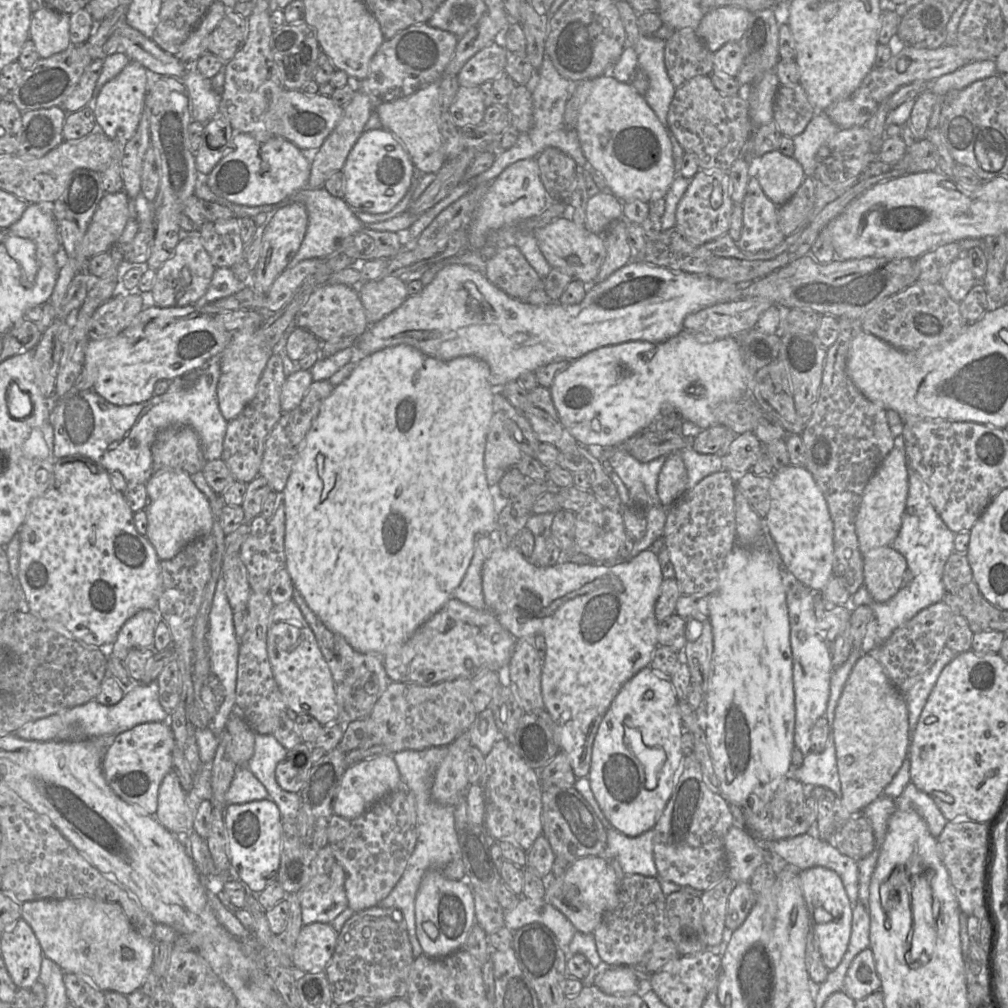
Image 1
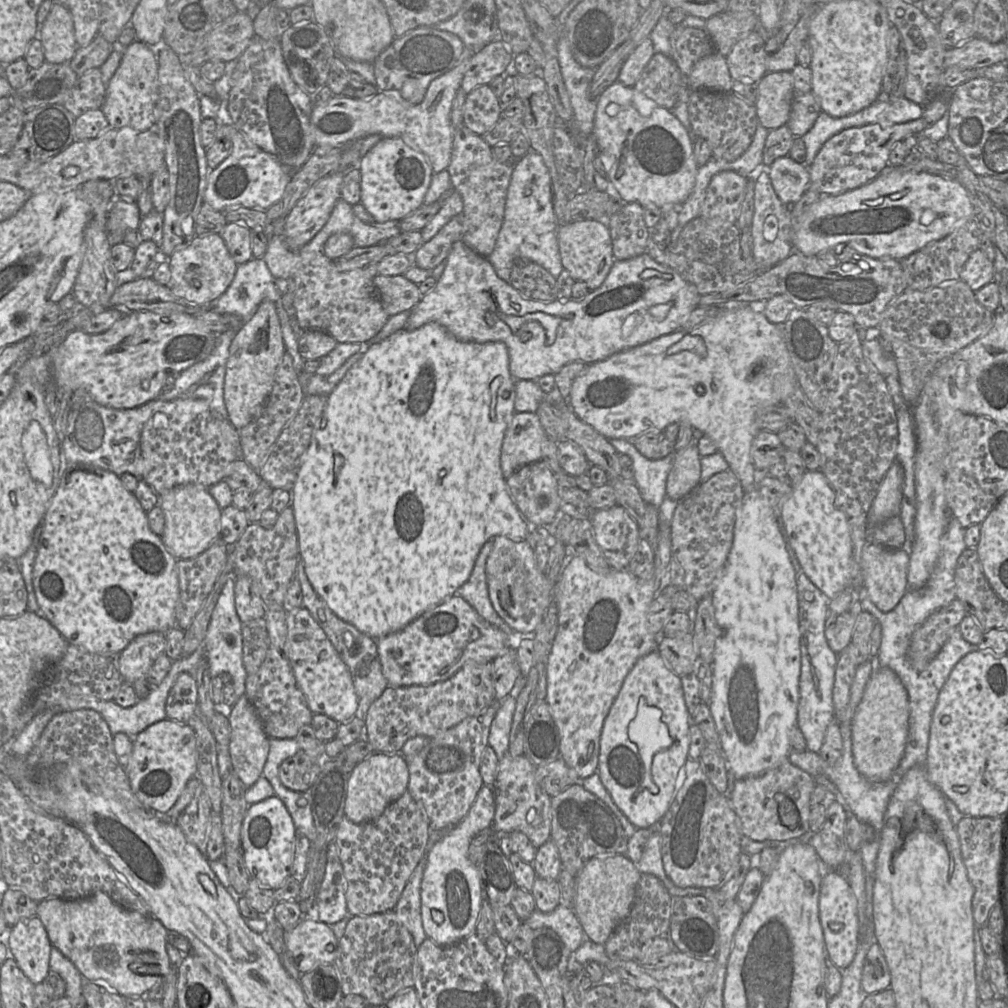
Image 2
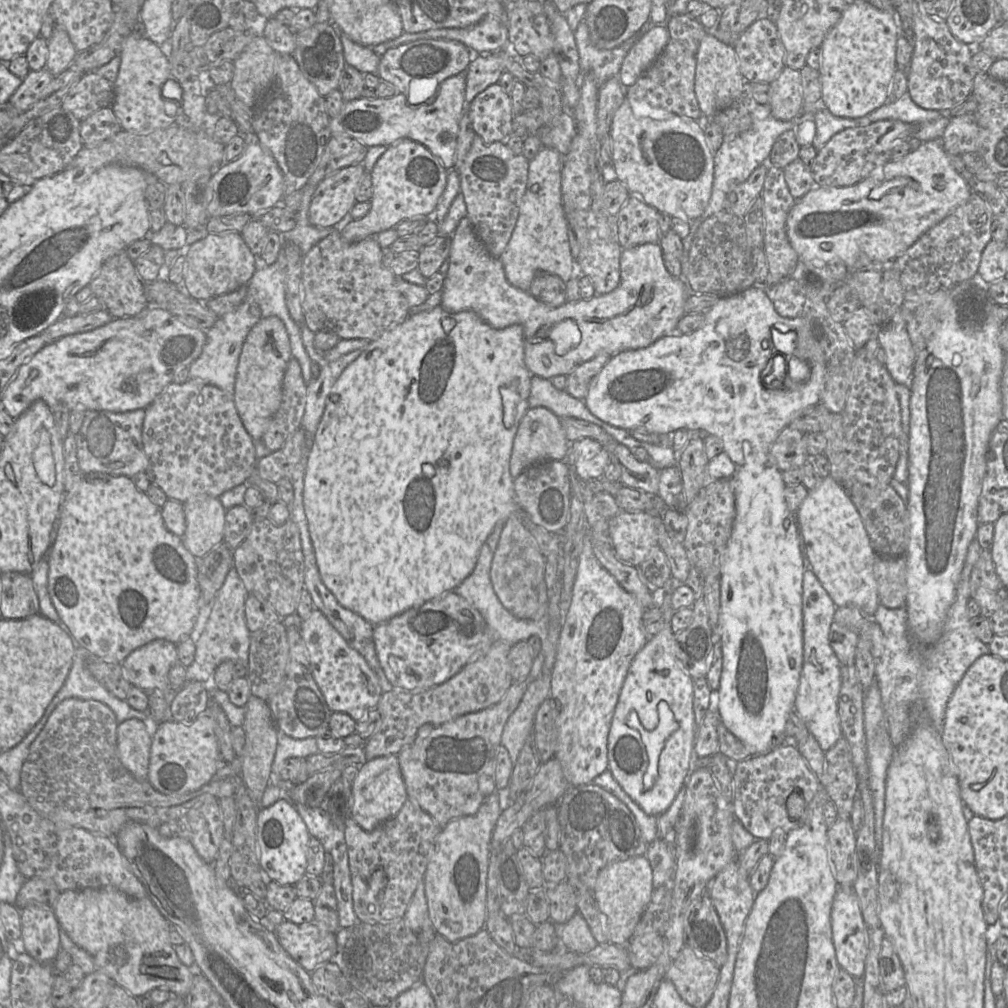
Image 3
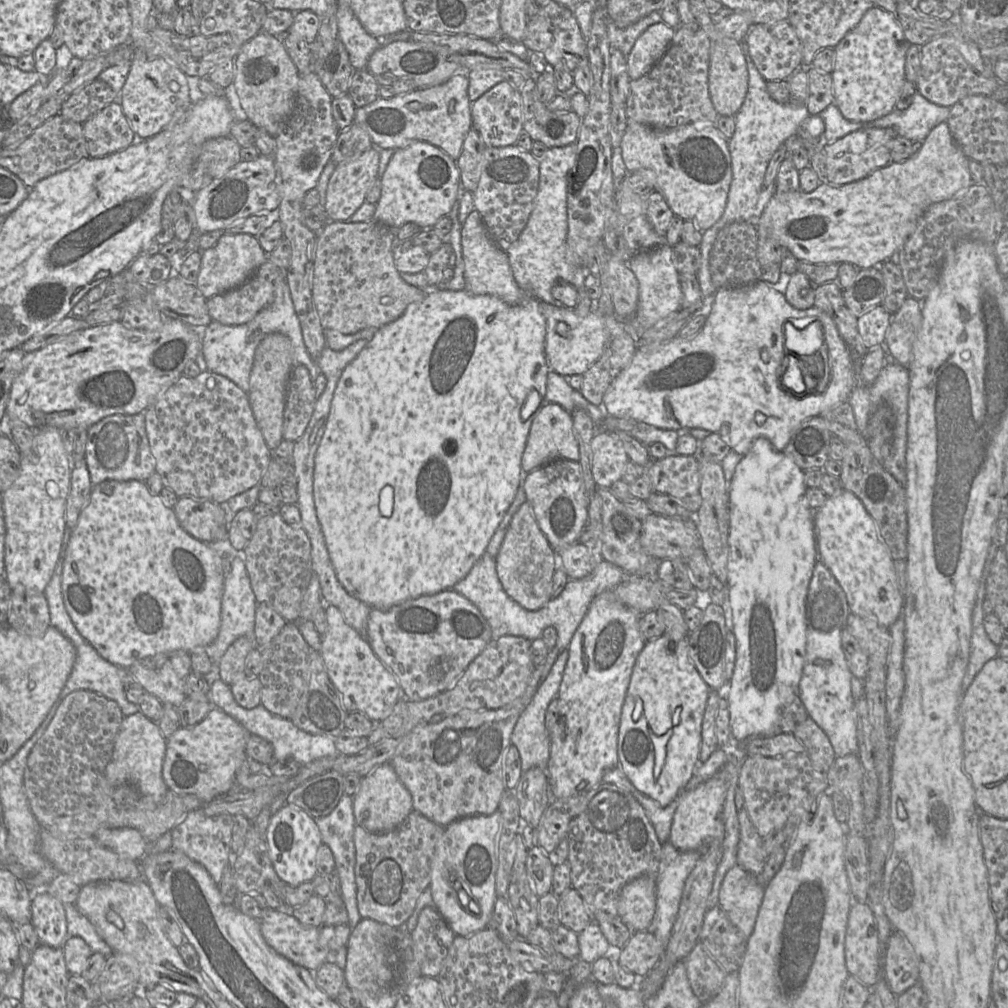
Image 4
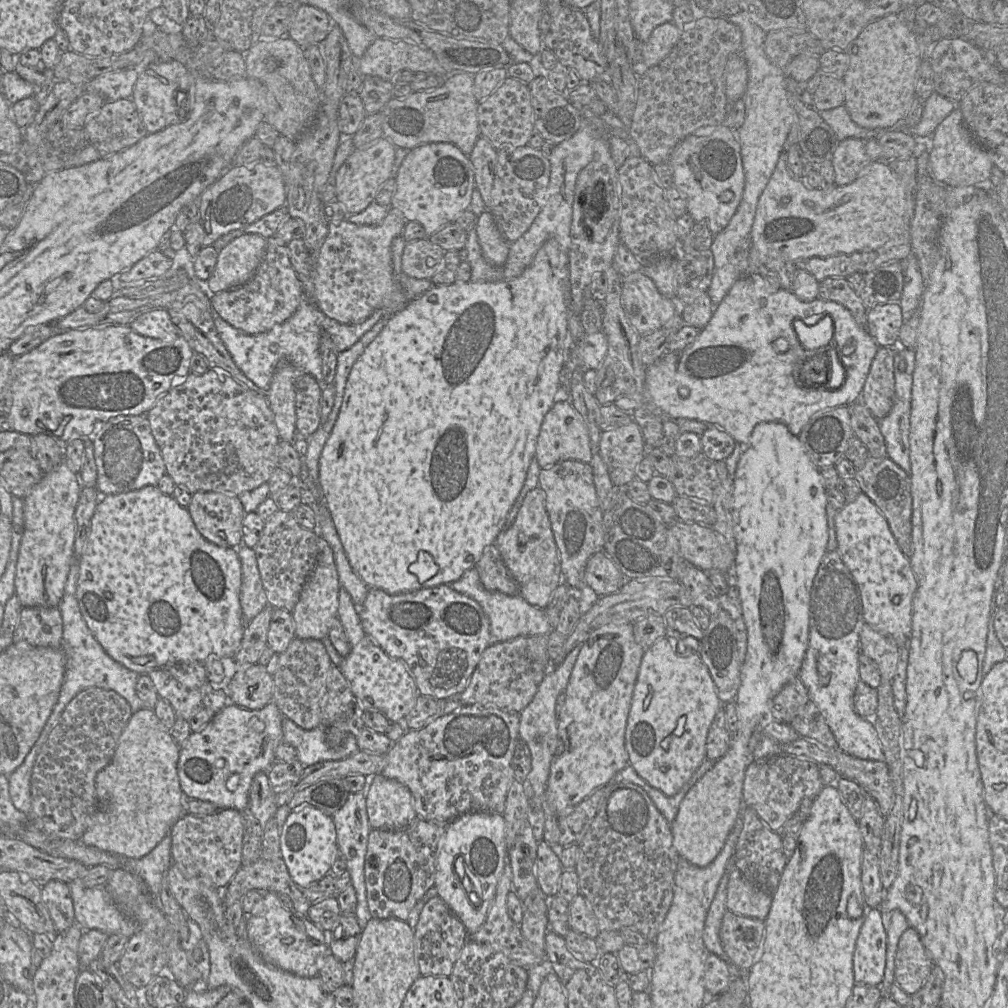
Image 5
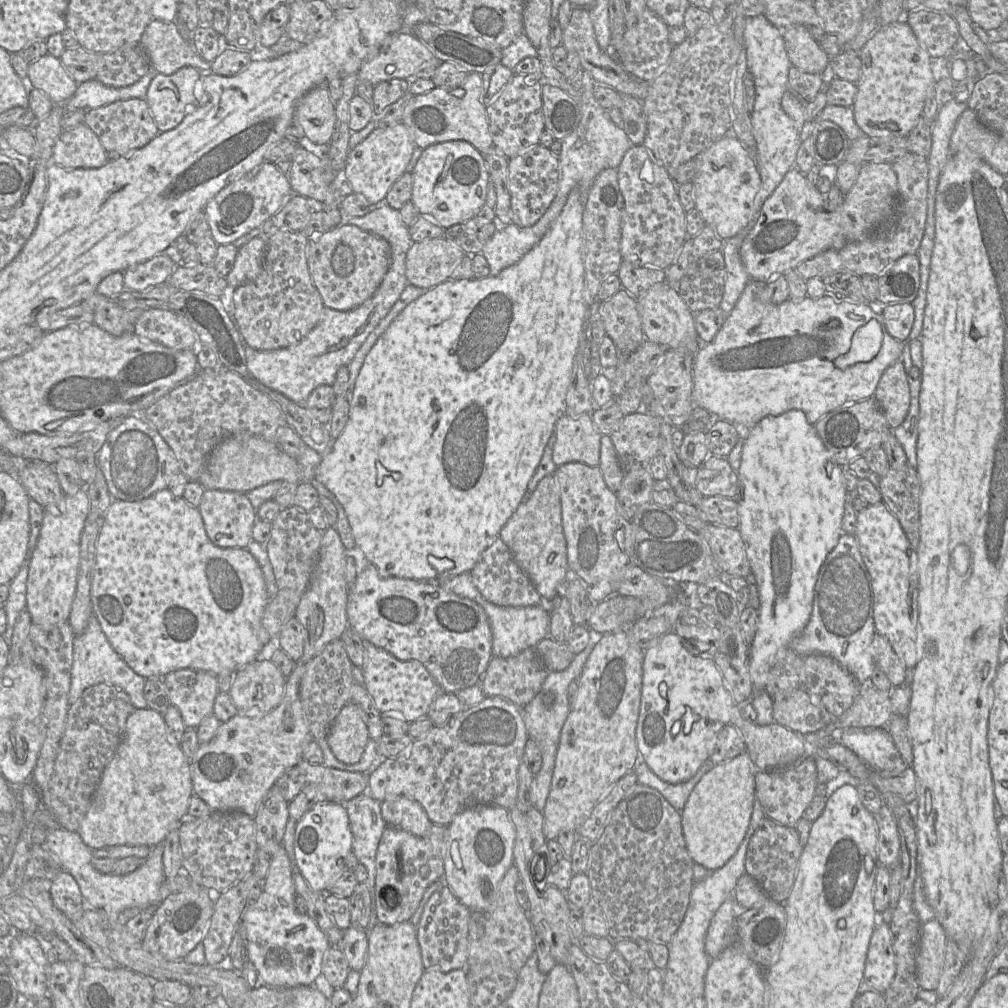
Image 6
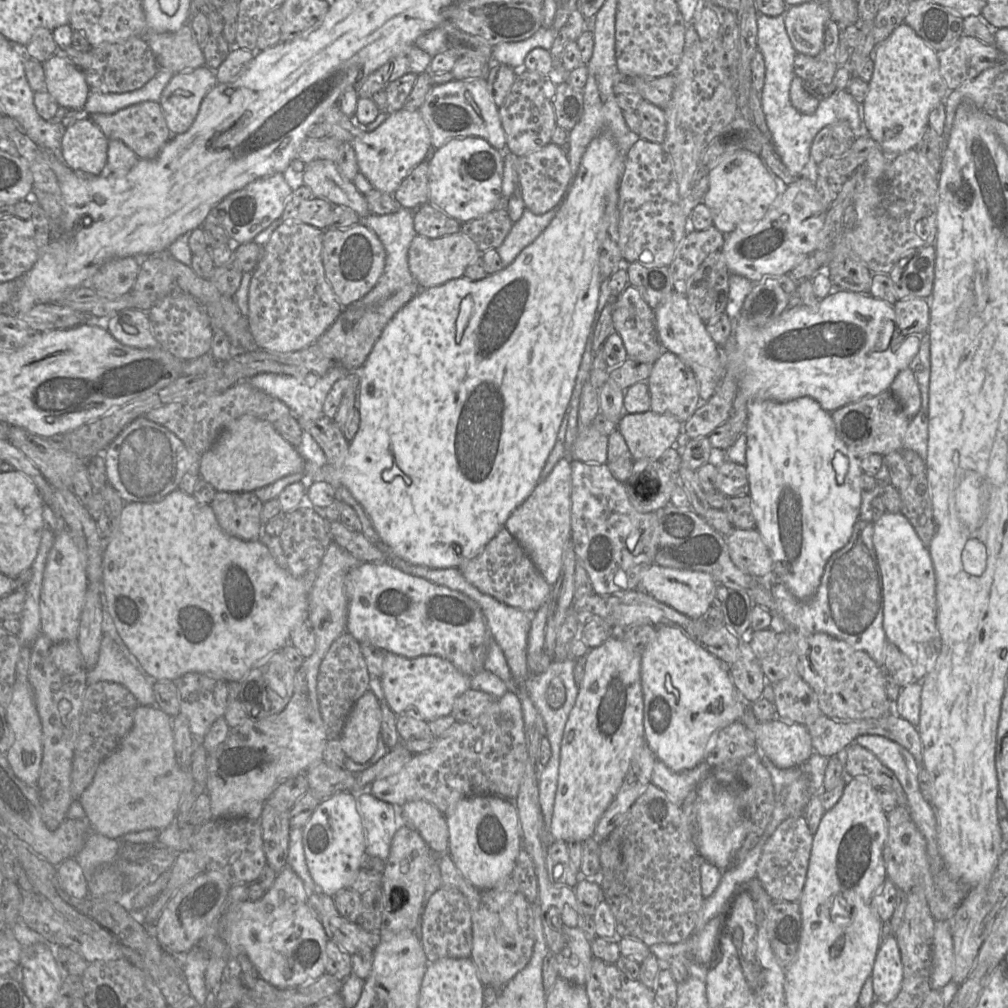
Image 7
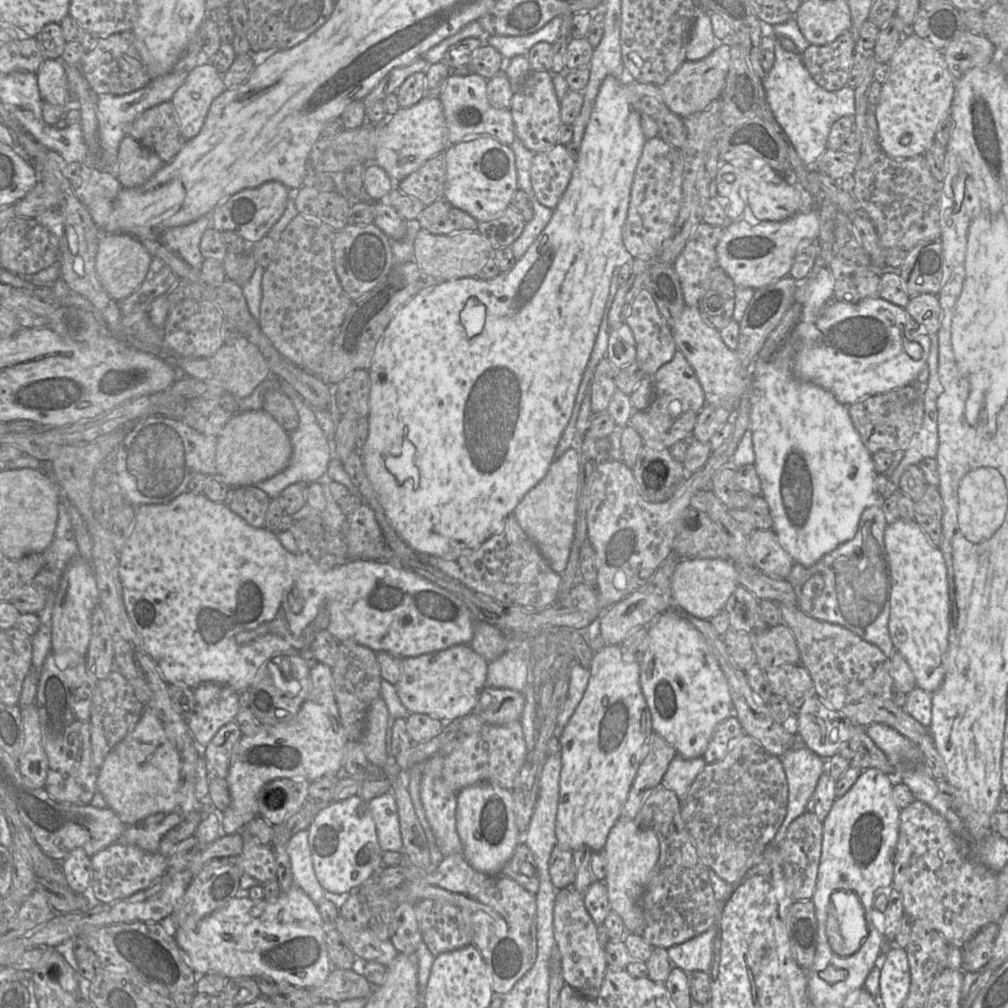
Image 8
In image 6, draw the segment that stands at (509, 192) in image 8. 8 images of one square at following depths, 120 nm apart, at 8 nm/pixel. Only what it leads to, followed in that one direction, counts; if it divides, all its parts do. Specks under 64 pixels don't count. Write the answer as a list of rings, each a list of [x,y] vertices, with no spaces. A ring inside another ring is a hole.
[[[463,140],[436,143],[424,148],[413,171],[411,202],[418,208],[420,215],[429,222],[442,228],[464,223],[476,215],[485,205],[489,185],[489,171],[484,156],[470,143]]]

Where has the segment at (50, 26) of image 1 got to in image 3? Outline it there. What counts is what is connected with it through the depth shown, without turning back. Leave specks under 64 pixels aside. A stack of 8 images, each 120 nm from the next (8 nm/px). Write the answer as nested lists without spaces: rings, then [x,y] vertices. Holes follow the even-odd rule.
[[[60,24],[54,26],[51,36],[47,39],[47,45],[49,53],[46,69],[55,77],[72,64],[79,51]]]

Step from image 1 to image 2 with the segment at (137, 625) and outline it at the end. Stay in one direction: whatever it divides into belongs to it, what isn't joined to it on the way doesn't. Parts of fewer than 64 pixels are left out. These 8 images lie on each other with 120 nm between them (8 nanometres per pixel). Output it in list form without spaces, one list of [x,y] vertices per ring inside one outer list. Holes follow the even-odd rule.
[[[151,631],[137,635],[118,655],[118,667],[123,680],[132,685],[139,679],[145,679],[153,662],[161,653],[165,653],[166,638],[164,632]]]

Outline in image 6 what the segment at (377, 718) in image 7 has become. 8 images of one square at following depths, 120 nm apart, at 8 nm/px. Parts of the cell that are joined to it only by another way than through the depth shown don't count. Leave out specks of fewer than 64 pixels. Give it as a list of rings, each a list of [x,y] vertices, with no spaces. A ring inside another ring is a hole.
[[[352,701],[347,703],[335,718],[326,739],[339,761],[347,764],[358,762],[369,740],[361,707]]]

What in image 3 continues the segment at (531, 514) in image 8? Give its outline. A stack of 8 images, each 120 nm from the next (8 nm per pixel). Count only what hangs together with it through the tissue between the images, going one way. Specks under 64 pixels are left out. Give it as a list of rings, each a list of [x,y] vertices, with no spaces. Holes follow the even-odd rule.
[[[517,515],[510,516],[501,531],[491,563],[490,579],[501,604],[515,617],[530,619],[548,601],[544,579],[546,557]]]

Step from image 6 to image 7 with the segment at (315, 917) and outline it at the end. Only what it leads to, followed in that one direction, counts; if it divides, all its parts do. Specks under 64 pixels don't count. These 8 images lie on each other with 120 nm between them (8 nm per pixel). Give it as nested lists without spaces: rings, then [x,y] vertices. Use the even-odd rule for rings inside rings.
[[[320,893],[323,909],[320,921],[328,939],[335,942],[350,955],[361,949],[374,949],[382,937],[379,933],[364,930],[357,923],[351,923],[342,917],[336,909],[333,897]]]

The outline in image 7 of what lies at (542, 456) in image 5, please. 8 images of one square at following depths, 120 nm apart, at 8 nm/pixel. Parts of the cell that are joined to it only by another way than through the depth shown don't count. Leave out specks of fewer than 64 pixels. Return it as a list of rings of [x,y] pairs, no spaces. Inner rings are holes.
[[[590,425],[578,432],[577,438],[567,456],[571,460],[605,464],[607,454],[608,435],[602,434],[594,425]]]

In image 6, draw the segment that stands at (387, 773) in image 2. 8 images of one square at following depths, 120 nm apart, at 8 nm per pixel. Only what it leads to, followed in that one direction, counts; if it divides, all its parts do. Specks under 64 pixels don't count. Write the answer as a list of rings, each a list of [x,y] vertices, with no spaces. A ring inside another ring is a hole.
[[[407,797],[382,801],[381,813],[388,827],[400,828],[416,836],[426,835],[432,826],[423,807]]]

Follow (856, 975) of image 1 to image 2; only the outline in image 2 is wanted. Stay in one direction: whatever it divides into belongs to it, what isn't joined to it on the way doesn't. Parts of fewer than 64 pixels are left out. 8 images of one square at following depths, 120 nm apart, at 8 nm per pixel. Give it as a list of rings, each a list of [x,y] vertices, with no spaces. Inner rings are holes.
[[[873,942],[864,960],[861,987],[866,994],[890,988],[890,969],[880,945]]]

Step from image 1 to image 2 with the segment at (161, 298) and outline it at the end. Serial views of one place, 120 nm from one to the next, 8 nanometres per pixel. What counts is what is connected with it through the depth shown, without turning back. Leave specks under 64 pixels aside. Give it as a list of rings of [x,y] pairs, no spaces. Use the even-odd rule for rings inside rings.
[[[219,233],[193,237],[166,260],[171,273],[166,286],[174,295],[198,304],[209,304],[222,295],[231,284],[238,266]]]

